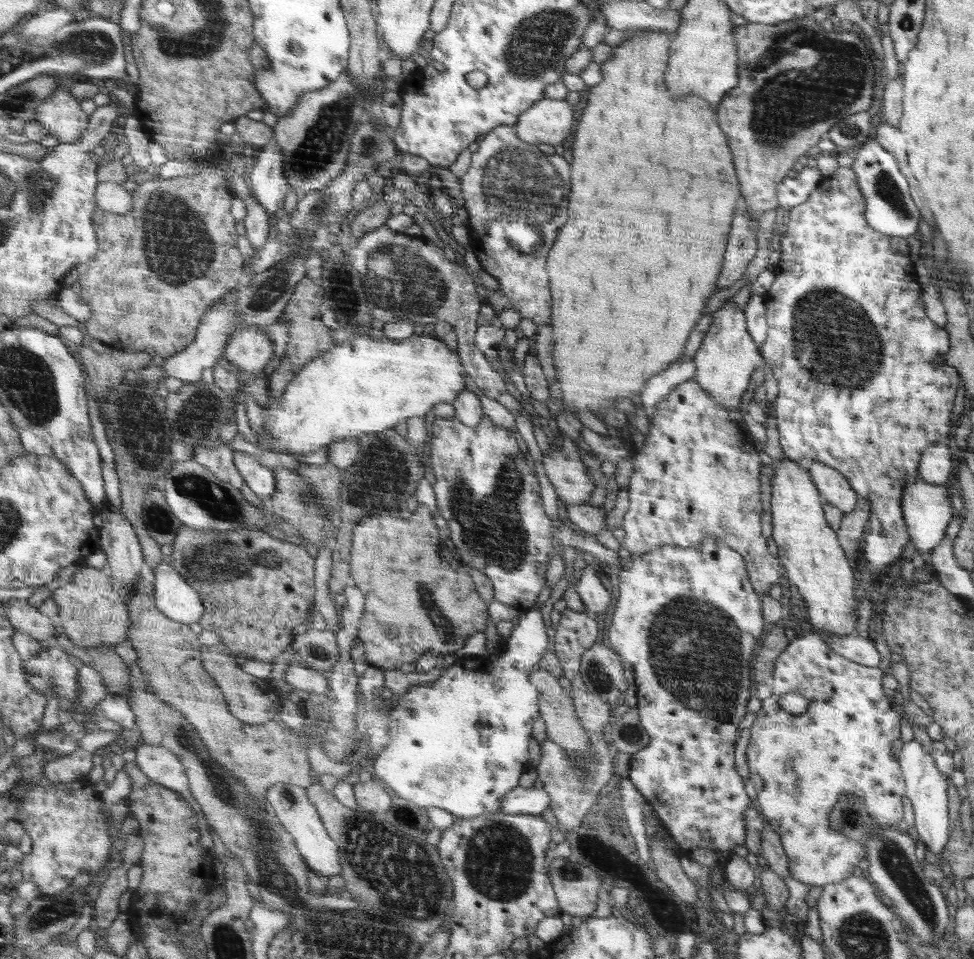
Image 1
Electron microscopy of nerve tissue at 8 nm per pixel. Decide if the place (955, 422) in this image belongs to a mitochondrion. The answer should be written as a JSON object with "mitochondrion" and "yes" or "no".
{"mitochondrion":"no"}

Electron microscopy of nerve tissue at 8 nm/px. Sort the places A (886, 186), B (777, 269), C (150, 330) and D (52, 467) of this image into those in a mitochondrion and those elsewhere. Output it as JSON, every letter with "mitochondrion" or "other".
{"A":"mitochondrion","B":"other","C":"other","D":"other"}

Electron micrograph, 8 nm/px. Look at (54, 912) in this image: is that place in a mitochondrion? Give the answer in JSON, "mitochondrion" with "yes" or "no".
{"mitochondrion":"yes"}

